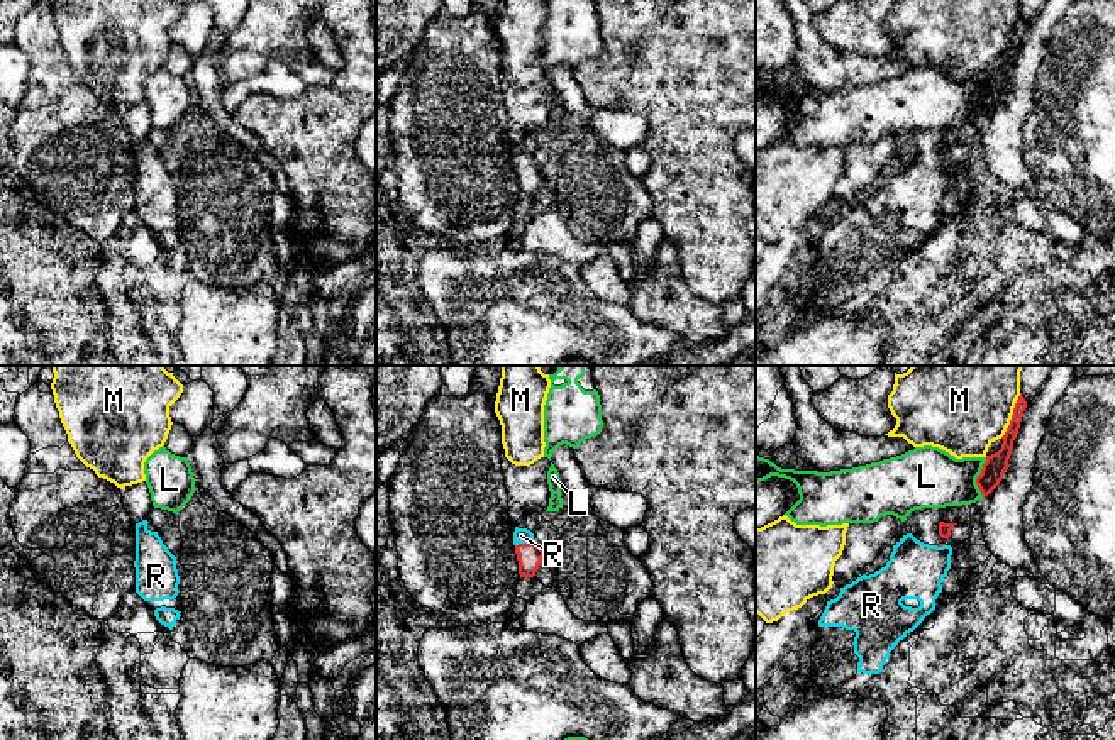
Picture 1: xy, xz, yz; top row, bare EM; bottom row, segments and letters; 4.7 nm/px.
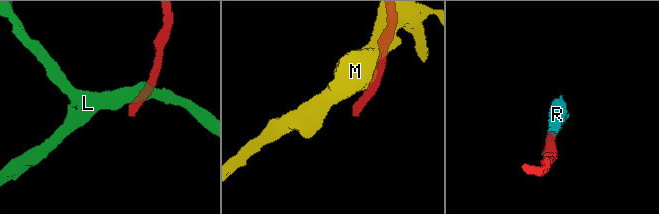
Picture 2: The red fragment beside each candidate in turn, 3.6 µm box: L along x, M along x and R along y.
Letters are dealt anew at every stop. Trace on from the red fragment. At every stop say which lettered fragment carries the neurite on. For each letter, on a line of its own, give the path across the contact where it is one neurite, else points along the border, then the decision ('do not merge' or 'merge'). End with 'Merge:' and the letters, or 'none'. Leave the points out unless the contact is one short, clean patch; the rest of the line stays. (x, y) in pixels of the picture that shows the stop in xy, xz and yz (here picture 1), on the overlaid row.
L: along yz (987, 458), (976, 478), (981, 497) | do not merge
M: do not merge
R: across xz (529, 556), (524, 544), (521, 535) | merge
Merge: R

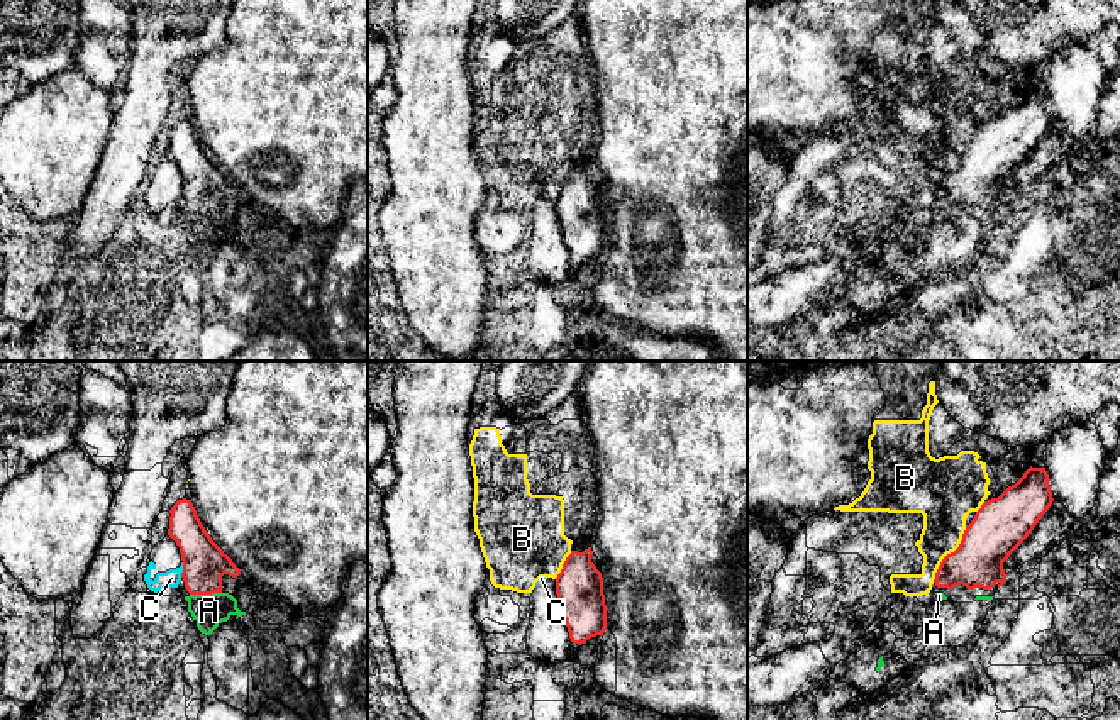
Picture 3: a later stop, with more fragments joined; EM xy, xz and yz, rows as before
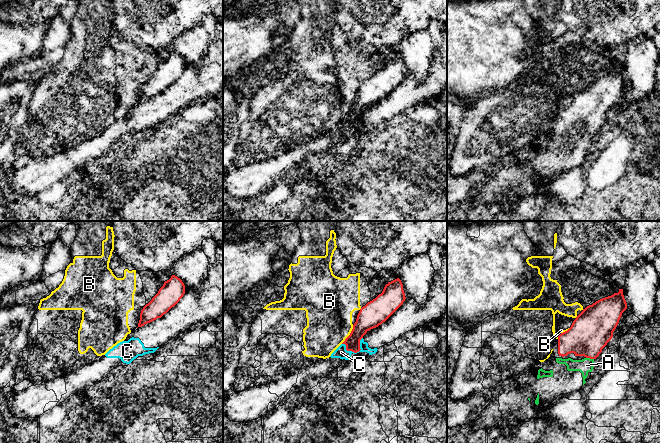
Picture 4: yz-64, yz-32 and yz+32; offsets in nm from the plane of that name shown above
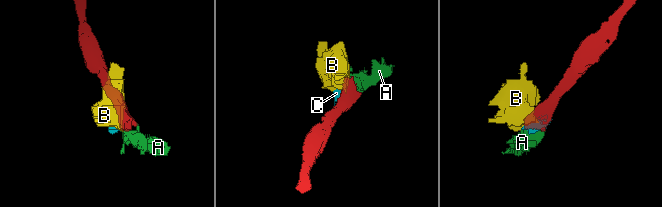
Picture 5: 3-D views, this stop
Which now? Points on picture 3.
A: across xy (204, 563), (205, 593), (209, 610) | merge
B: along yz (966, 526), (961, 542), (942, 559), (932, 581) | do not merge
C: along xy (183, 563), (180, 576) | do not merge
Merge: A

